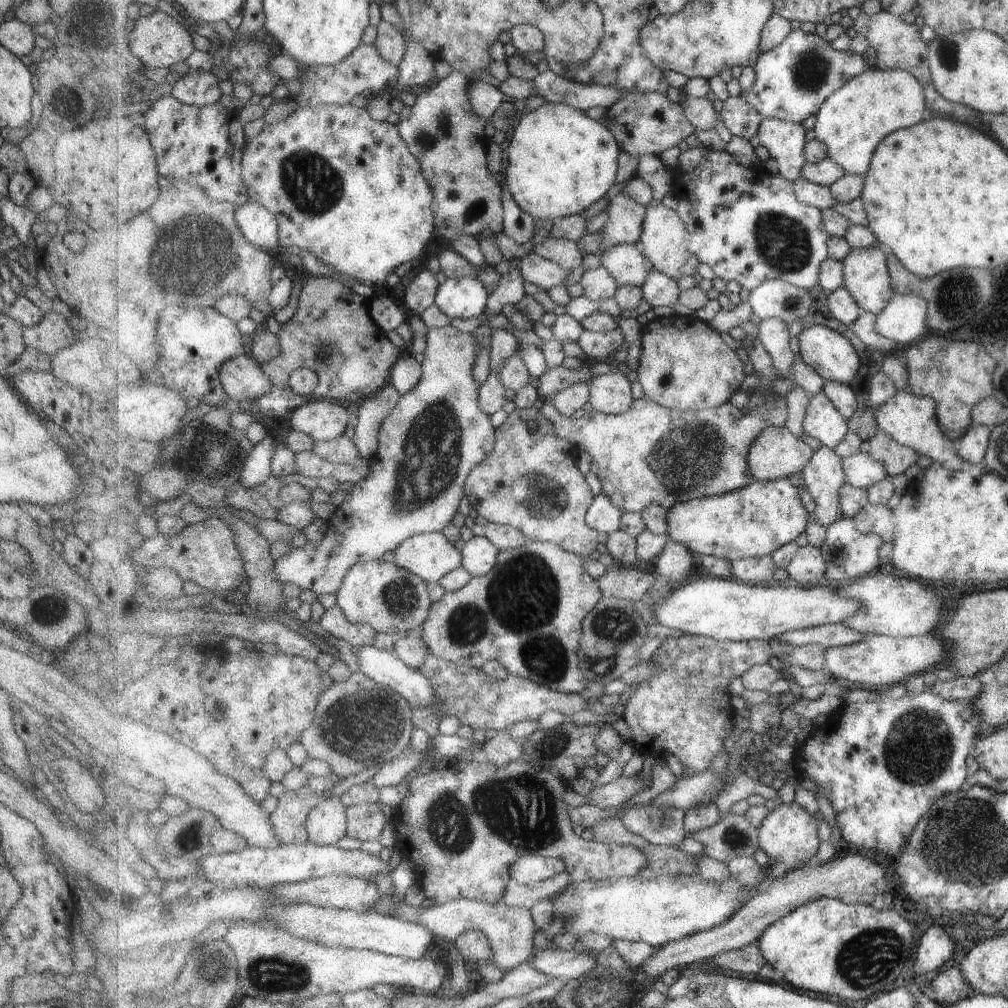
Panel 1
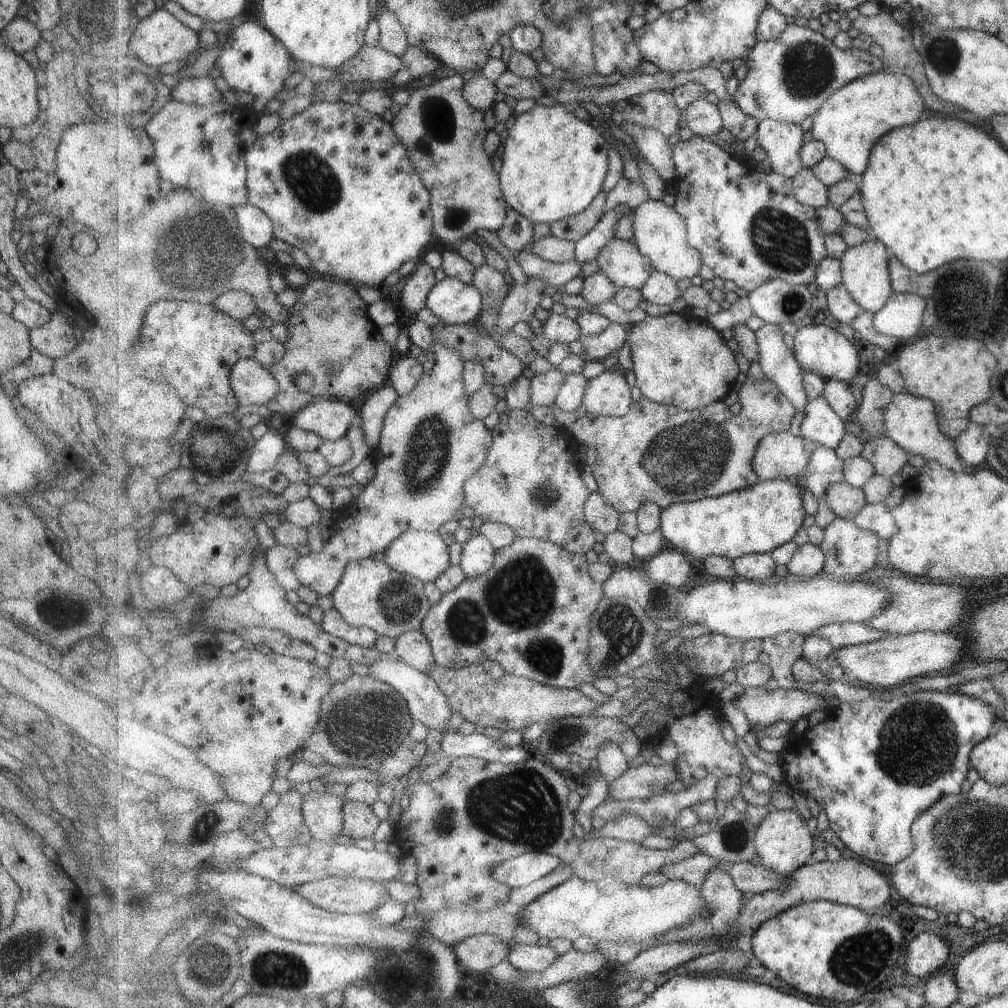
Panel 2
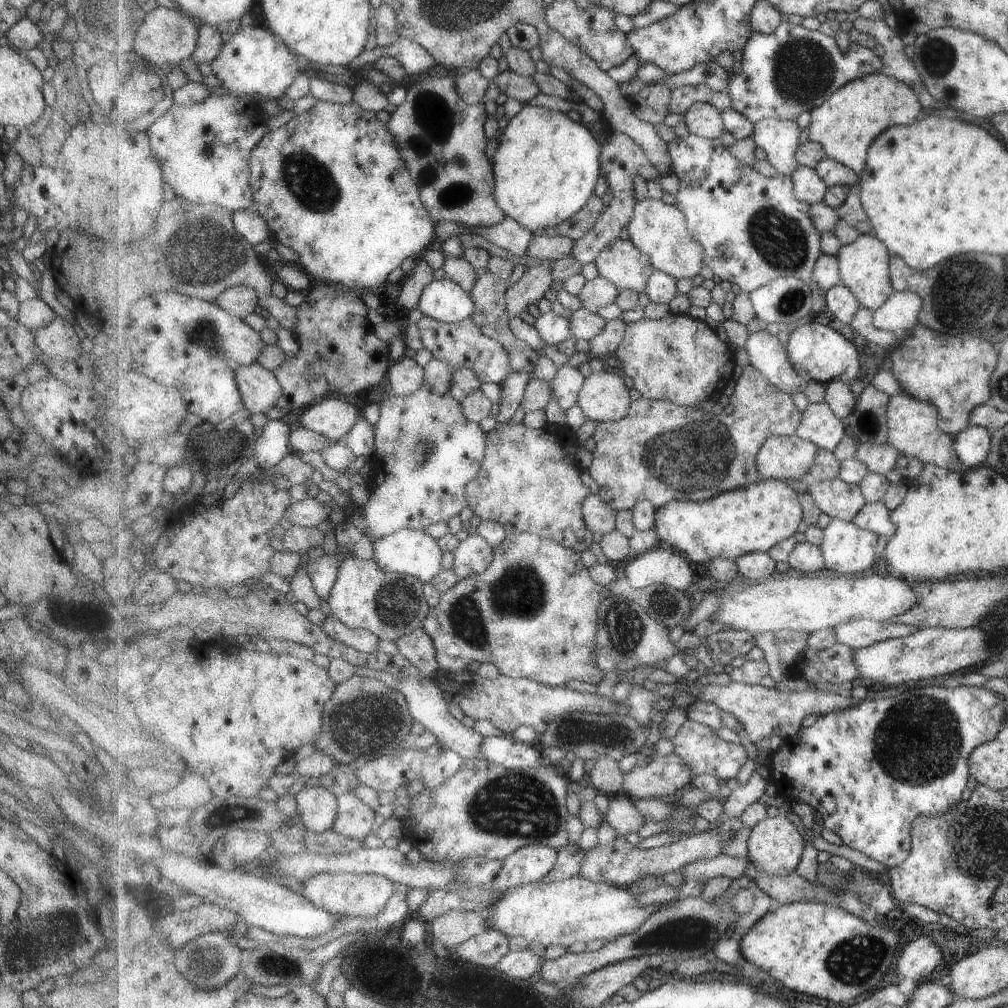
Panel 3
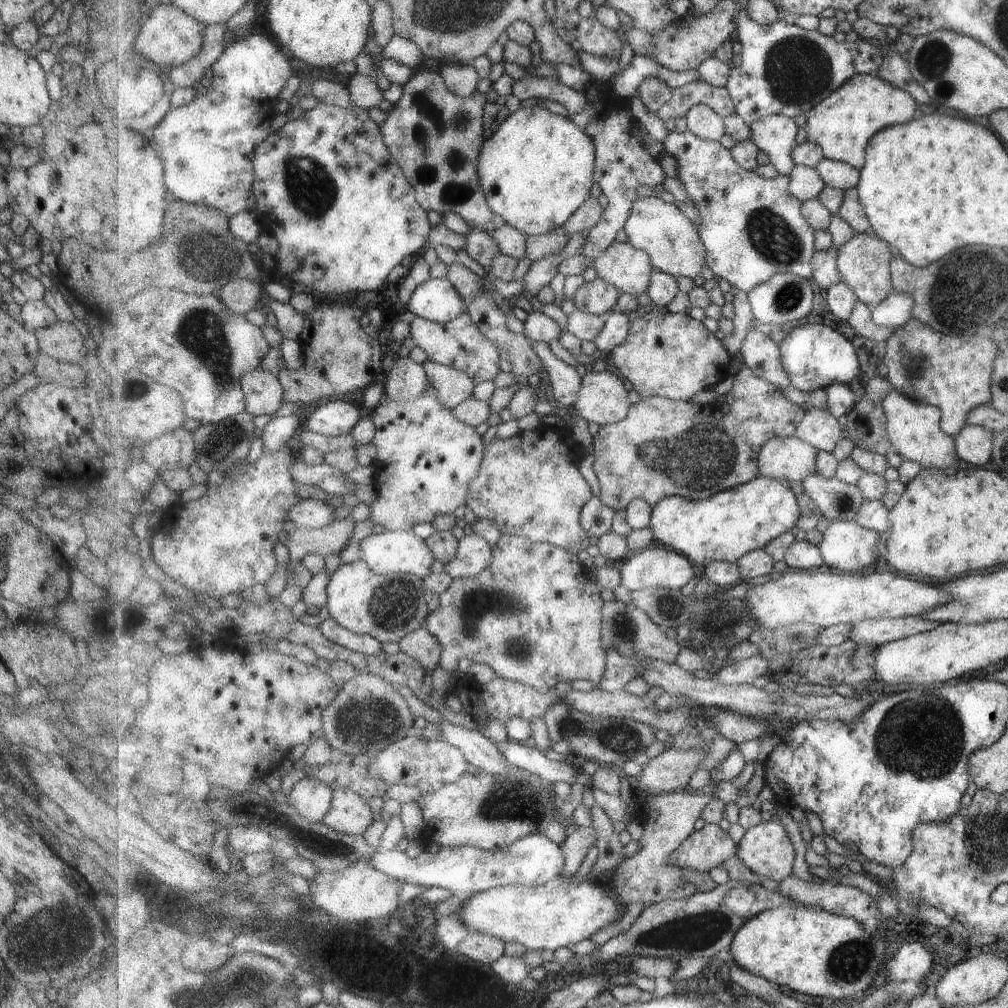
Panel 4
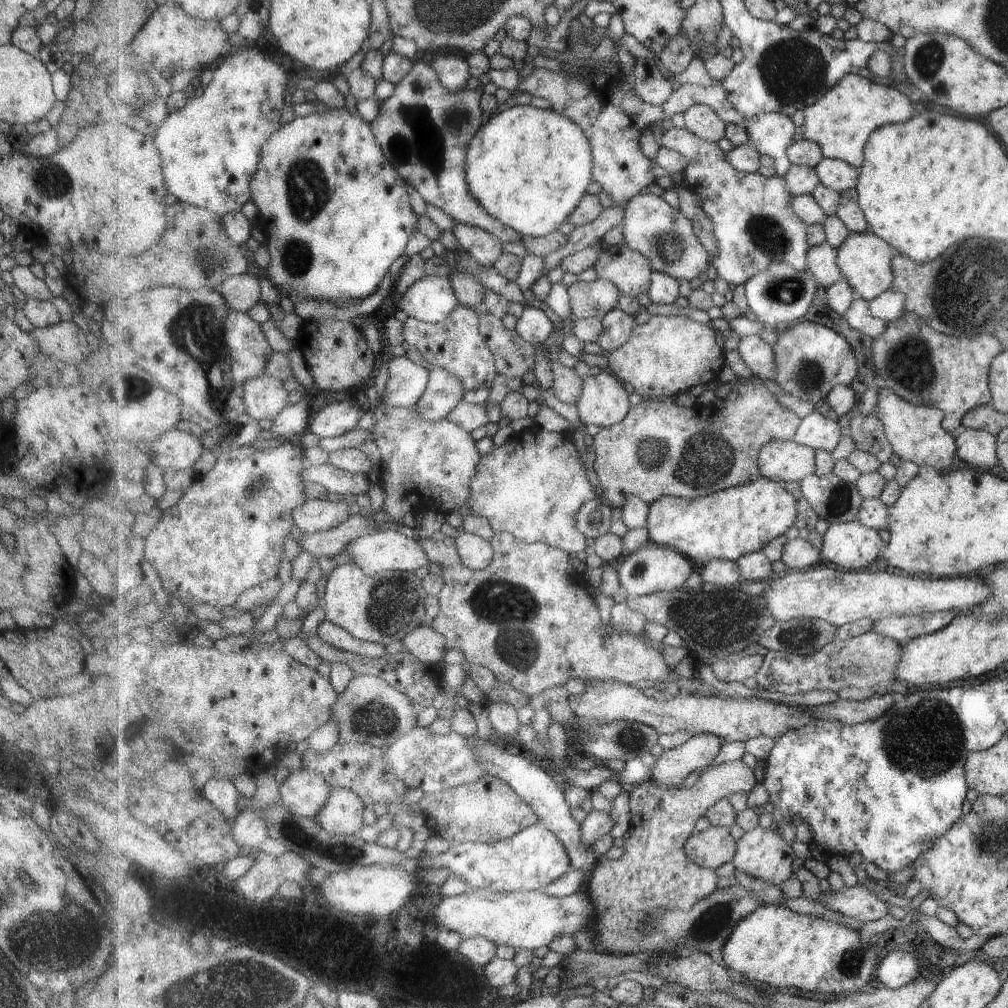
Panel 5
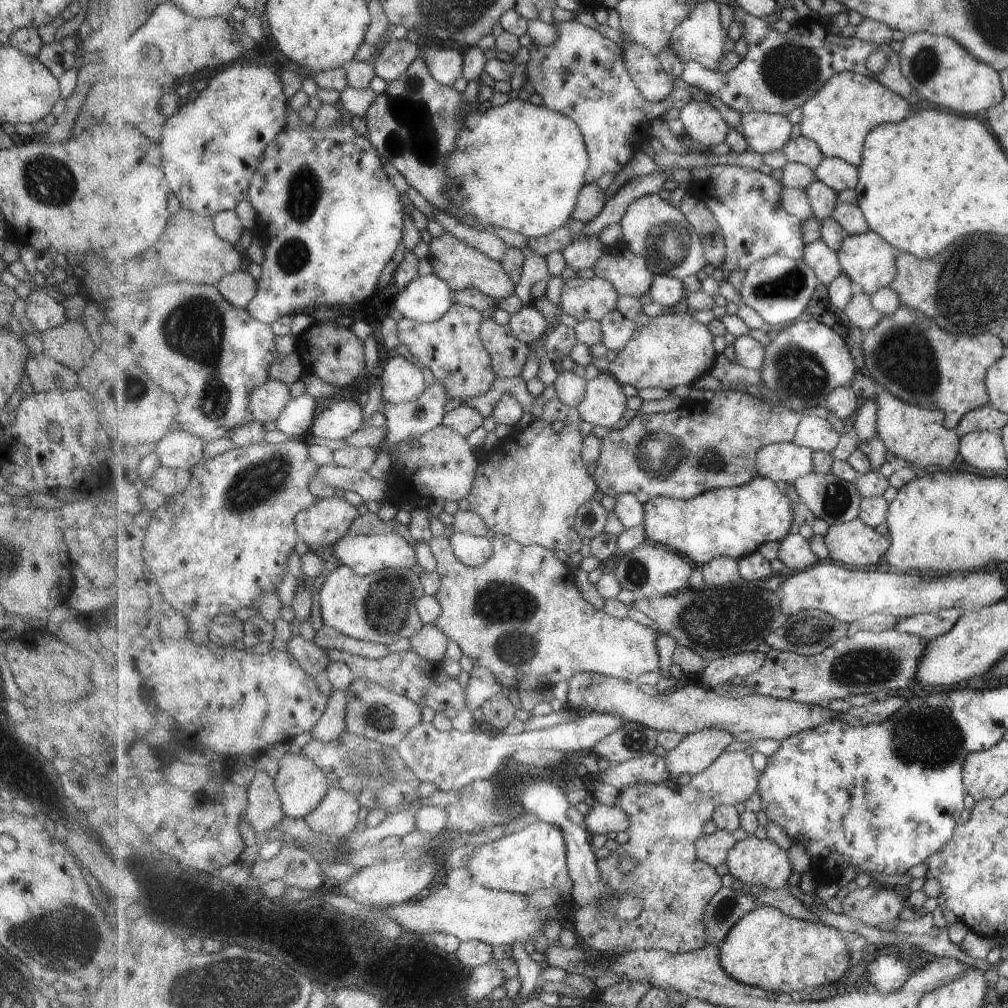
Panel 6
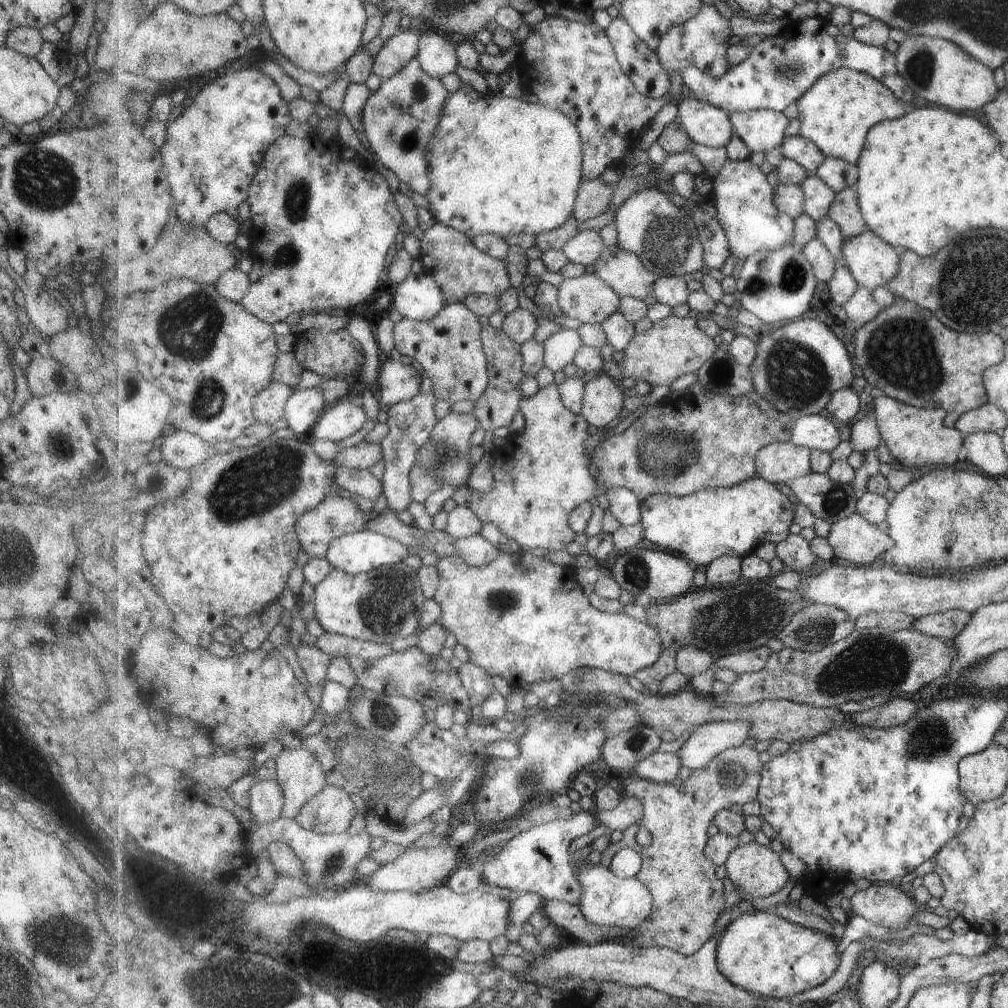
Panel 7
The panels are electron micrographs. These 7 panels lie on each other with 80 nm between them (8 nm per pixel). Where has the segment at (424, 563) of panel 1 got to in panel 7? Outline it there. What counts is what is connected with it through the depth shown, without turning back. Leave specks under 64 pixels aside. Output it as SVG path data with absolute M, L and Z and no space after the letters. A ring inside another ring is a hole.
M370 530L358 531L339 539L336 539L327 552L326 560L334 569L343 570L347 574L356 576L362 573L383 568L383 566L397 566L397 564L405 563L405 558L411 556L410 547L393 537L387 537Z

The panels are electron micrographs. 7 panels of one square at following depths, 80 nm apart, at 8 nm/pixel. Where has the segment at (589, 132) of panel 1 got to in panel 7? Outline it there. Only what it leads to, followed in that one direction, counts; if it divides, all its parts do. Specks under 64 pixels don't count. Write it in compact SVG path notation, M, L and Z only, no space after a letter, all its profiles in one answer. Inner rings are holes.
M461 82L461 87L451 94L451 100L447 100L446 111L443 112L441 120L440 138L434 140L434 147L429 156L431 162L431 192L425 194L424 198L431 204L432 218L436 223L442 223L460 232L469 239L474 240L483 233L497 234L498 236L520 236L534 235L537 237L543 232L551 232L563 226L574 216L575 206L579 197L579 190L583 184L583 142L582 134L578 126L565 113L558 109L548 108L546 105L530 104L520 99L509 98L509 96L479 93L477 89L469 84Z

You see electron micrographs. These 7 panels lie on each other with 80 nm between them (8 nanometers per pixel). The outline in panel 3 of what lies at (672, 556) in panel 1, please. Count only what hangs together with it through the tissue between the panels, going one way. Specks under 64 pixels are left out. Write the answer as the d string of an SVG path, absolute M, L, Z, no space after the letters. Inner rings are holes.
M665 545L636 556L622 572L638 589L659 583L684 592L691 586L695 576L685 554Z

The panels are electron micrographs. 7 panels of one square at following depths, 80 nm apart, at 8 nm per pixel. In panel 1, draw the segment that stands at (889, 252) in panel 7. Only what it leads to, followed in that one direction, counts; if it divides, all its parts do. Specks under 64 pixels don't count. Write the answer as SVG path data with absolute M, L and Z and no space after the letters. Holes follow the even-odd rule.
M882 246L852 249L843 261L844 287L863 310L878 315L885 310L897 293L892 283L888 265L888 251Z

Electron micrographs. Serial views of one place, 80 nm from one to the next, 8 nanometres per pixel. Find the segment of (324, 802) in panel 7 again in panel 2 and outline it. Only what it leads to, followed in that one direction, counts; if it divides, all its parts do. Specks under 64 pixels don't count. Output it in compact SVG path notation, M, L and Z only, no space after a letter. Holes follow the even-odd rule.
M346 801L344 813L342 834L355 840L371 838L381 824L381 819L373 812L372 806L362 802Z

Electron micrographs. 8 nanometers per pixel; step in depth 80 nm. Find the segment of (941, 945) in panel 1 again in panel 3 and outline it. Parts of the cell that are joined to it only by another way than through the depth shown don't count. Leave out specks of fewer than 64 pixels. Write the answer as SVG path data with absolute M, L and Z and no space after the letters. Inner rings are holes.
M923 935L903 948L896 974L899 979L912 978L918 985L935 977L935 968L942 962L941 947Z

